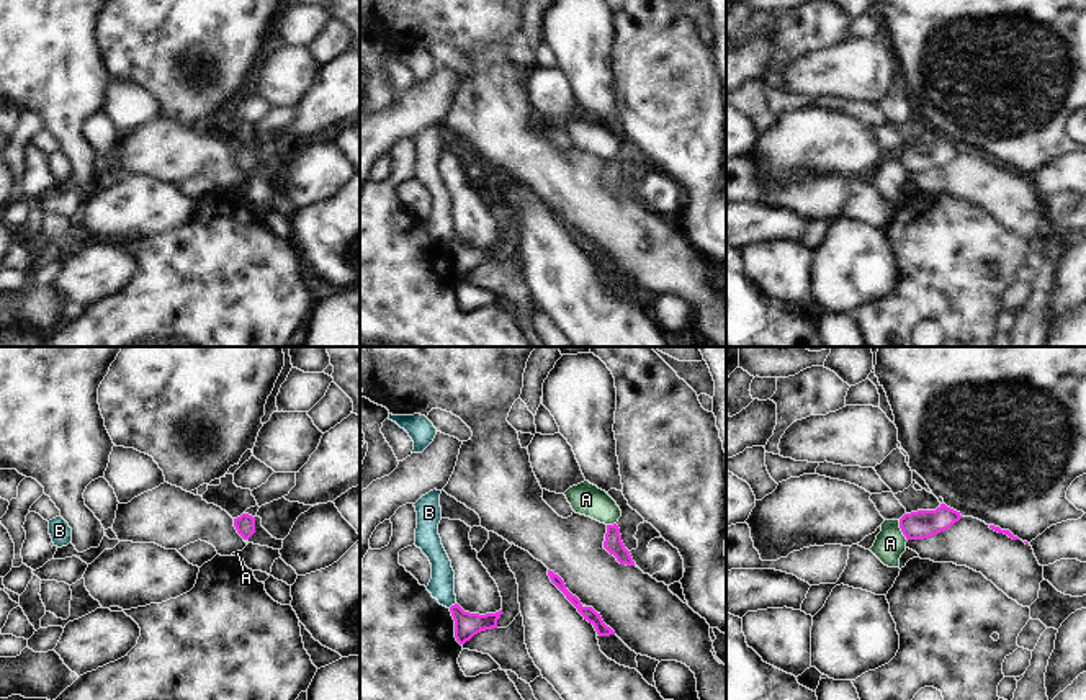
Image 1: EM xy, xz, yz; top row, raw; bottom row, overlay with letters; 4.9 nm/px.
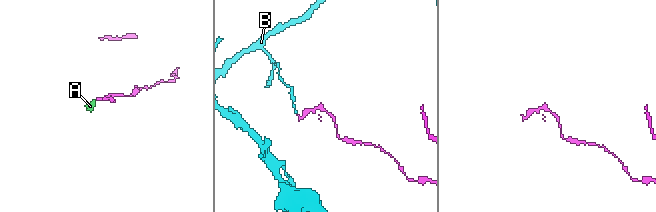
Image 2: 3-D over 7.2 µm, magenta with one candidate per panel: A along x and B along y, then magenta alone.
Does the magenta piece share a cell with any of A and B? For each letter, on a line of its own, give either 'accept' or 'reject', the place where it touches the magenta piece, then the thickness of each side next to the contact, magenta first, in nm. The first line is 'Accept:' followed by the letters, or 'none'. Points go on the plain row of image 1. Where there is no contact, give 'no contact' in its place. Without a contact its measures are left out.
Accept: none
A: reject; contact yz (902, 164); calibres 140 and 150 nm
B: reject; contact xz (452, 239); calibres 120 and 130 nm

